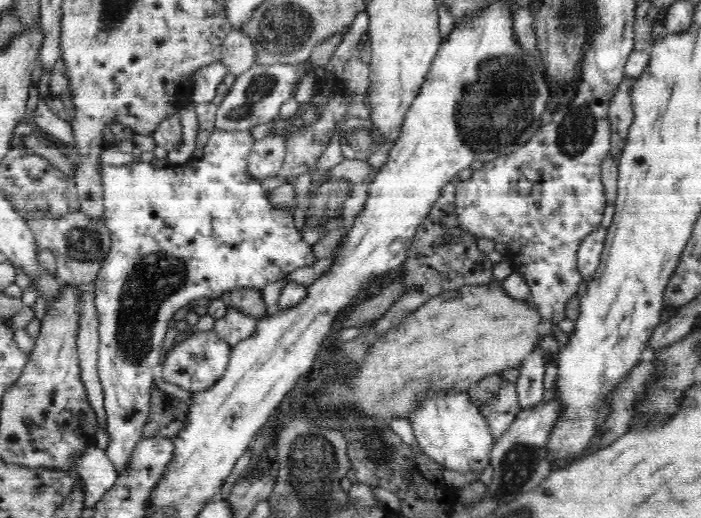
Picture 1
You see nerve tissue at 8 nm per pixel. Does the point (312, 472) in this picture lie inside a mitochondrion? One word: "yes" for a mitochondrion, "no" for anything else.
yes

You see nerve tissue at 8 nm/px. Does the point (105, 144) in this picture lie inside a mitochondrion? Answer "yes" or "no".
no

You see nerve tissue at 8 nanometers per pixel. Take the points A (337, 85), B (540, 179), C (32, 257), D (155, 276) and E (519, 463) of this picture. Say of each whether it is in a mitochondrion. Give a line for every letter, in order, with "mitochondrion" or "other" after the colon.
A: other
B: other
C: other
D: mitochondrion
E: mitochondrion

